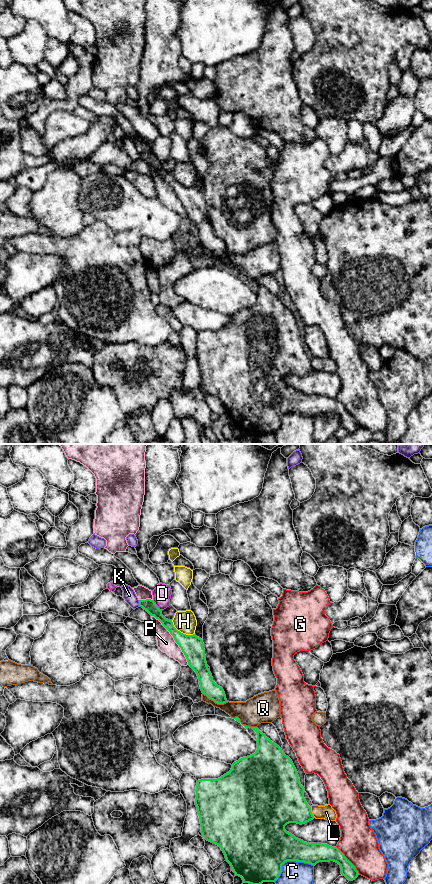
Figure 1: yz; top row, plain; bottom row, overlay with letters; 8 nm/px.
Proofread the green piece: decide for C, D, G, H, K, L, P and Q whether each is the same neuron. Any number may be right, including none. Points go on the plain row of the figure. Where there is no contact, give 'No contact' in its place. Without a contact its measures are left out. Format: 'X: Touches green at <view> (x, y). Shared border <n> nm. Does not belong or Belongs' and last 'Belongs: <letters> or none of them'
C: Touches green at yz (289, 412). Shared border 340 nm. Does not belong
D: Touches green at yz (156, 157). Shared border 120 nm. Does not belong
G: Touches green at yz (348, 412). Shared border 300 nm. Does not belong
H: Touches green at yz (180, 184). Shared border 220 nm. Does not belong
K: Touches green at yz (139, 155). Shared border 50 nm. Does not belong
L: Touches green at yz (311, 364). Shared border 90 nm. Does not belong
P: Touches green at yz (174, 191). Shared border 500 nm. Does not belong
Q: Touches green at yz (216, 254). Shared border 220 nm. Does not belong
Belongs: none of them

